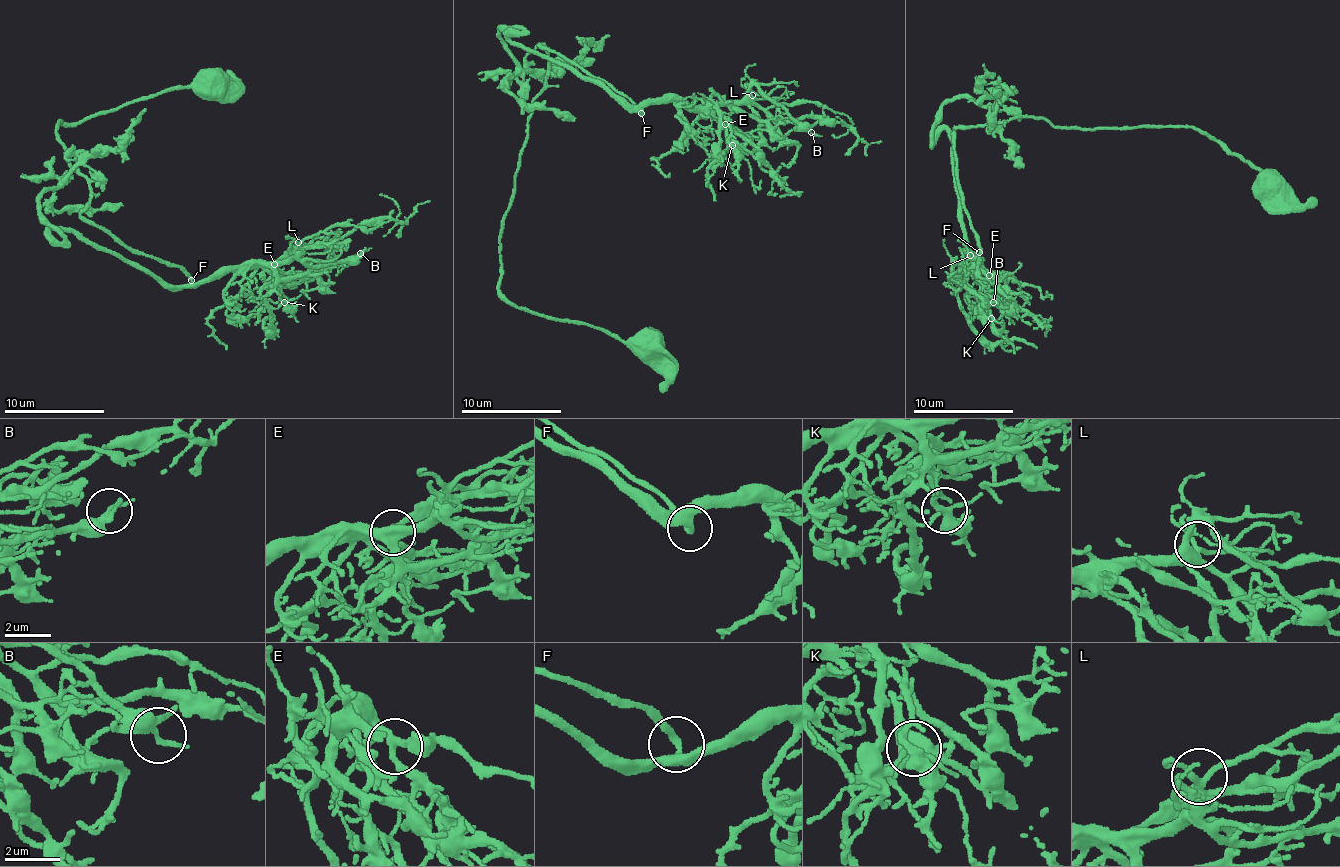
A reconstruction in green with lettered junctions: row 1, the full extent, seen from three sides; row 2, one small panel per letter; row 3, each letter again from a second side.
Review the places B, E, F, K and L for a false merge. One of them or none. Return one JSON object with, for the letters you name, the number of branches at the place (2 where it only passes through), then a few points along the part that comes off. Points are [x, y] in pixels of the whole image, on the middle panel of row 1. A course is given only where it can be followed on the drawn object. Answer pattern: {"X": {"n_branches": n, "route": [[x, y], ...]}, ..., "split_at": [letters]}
{"split_at": []}

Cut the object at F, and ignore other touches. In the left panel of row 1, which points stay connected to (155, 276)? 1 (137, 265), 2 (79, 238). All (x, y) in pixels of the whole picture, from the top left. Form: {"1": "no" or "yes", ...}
{"1": "yes", "2": "yes"}

